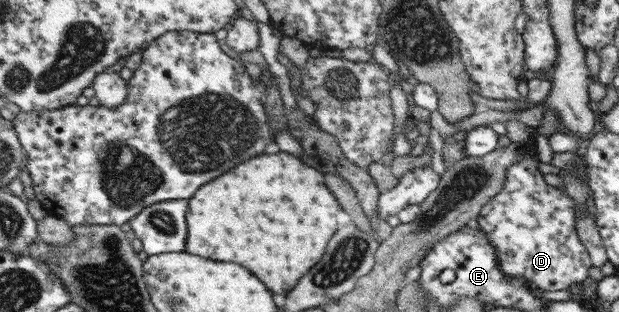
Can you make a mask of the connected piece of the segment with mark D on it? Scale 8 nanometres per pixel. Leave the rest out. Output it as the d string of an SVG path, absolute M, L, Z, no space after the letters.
M533 138L528 139L526 143L524 143L523 149L525 152L525 156L520 162L513 164L508 172L508 177L506 177L506 182L500 192L492 199L489 200L489 203L484 206L481 214L477 218L477 224L479 228L485 232L485 235L491 240L491 242L495 245L495 249L497 252L497 257L499 258L500 268L504 274L507 276L511 276L512 278L525 278L525 280L529 280L533 284L533 286L537 286L541 290L564 290L568 289L571 284L576 284L579 282L584 282L586 279L590 279L590 268L593 266L593 262L591 259L591 253L587 251L587 248L584 246L582 240L580 240L579 234L576 230L576 209L575 209L575 200L567 195L567 192L563 190L563 187L558 186L550 186L546 180L544 180L544 176L540 174L540 170L538 170L538 164L540 164L540 160L538 159L538 152L536 151L536 140Z

